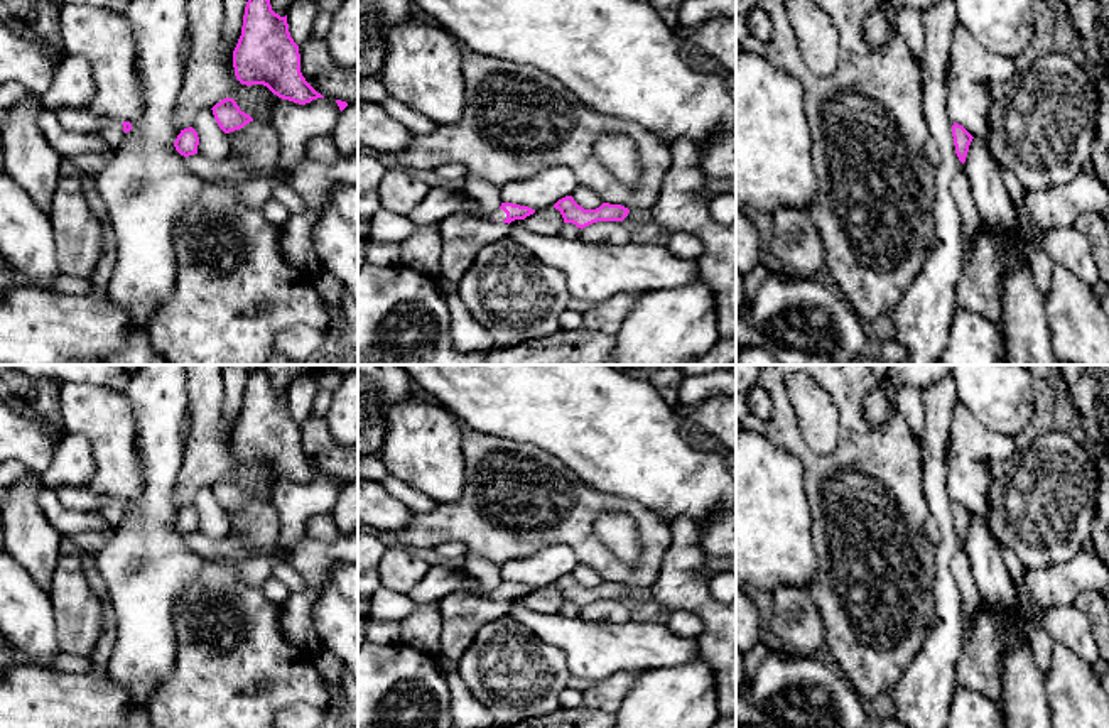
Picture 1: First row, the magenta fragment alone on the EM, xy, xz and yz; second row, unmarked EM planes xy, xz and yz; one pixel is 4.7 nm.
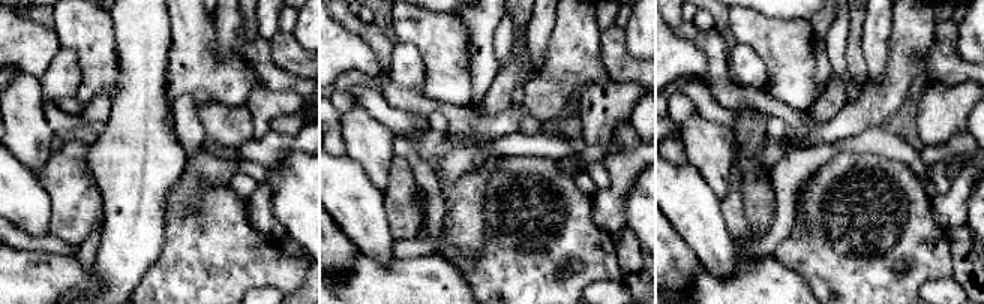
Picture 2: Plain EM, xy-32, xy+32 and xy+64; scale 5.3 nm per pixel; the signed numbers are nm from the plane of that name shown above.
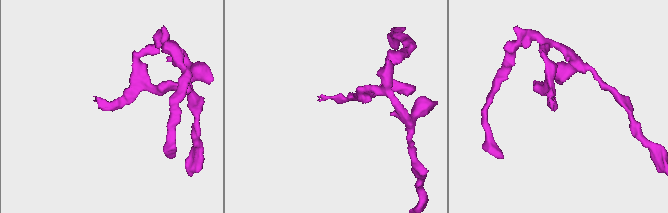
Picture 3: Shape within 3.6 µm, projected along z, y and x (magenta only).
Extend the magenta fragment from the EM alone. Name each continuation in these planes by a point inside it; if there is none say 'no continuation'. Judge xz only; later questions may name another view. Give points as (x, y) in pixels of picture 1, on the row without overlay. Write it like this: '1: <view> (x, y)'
1: xz (471, 585)

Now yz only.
no continuation

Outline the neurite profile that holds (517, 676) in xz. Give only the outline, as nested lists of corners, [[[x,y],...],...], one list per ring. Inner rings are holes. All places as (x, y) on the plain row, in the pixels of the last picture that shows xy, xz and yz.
[[[510,615],[483,625],[457,667],[471,696],[491,713],[493,726],[510,726],[559,709],[560,693],[572,676],[559,647],[538,638]]]

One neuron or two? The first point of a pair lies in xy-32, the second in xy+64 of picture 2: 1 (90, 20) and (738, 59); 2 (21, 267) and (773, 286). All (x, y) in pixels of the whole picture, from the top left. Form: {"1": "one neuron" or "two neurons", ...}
{"1": "two neurons", "2": "one neuron"}

